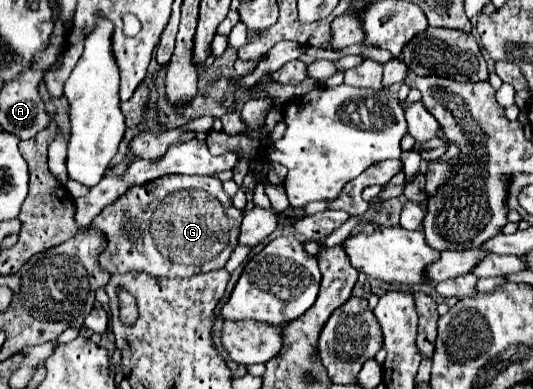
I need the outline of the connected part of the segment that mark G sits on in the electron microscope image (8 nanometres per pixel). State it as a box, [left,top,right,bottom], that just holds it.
[92,174,242,278]

